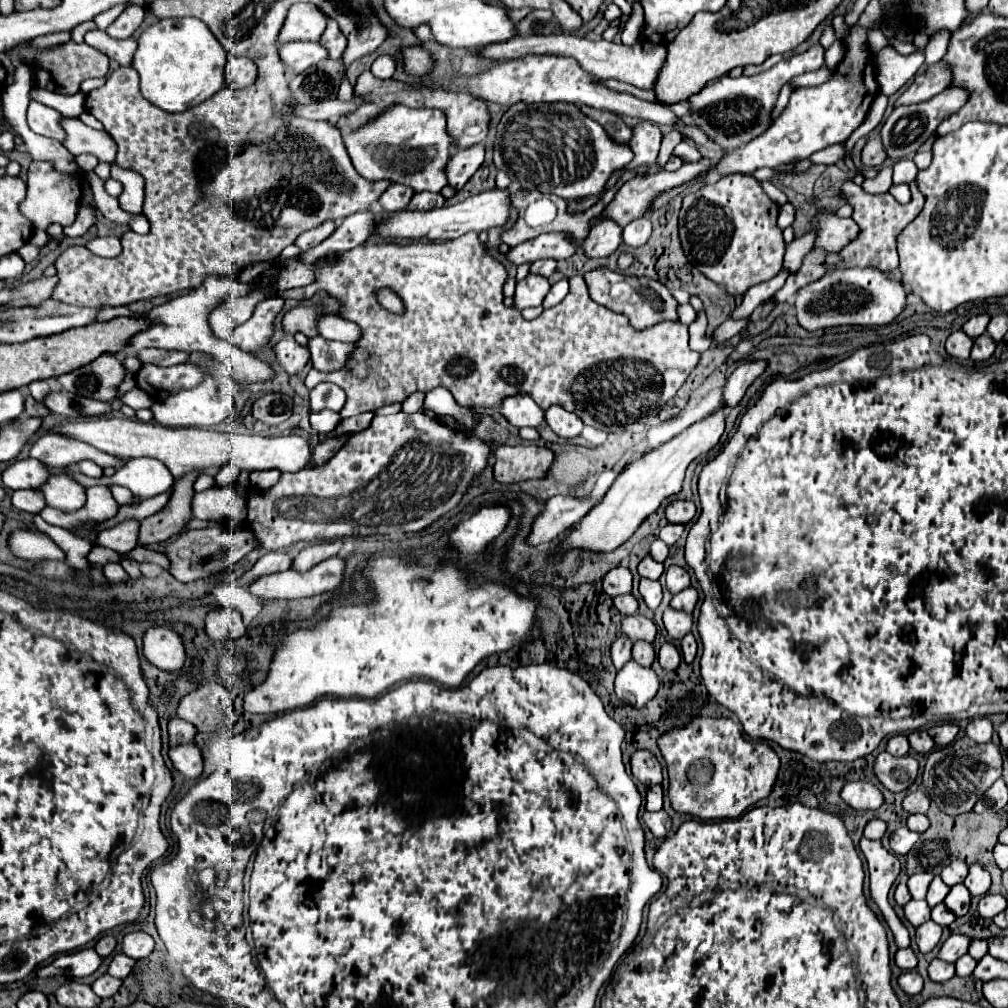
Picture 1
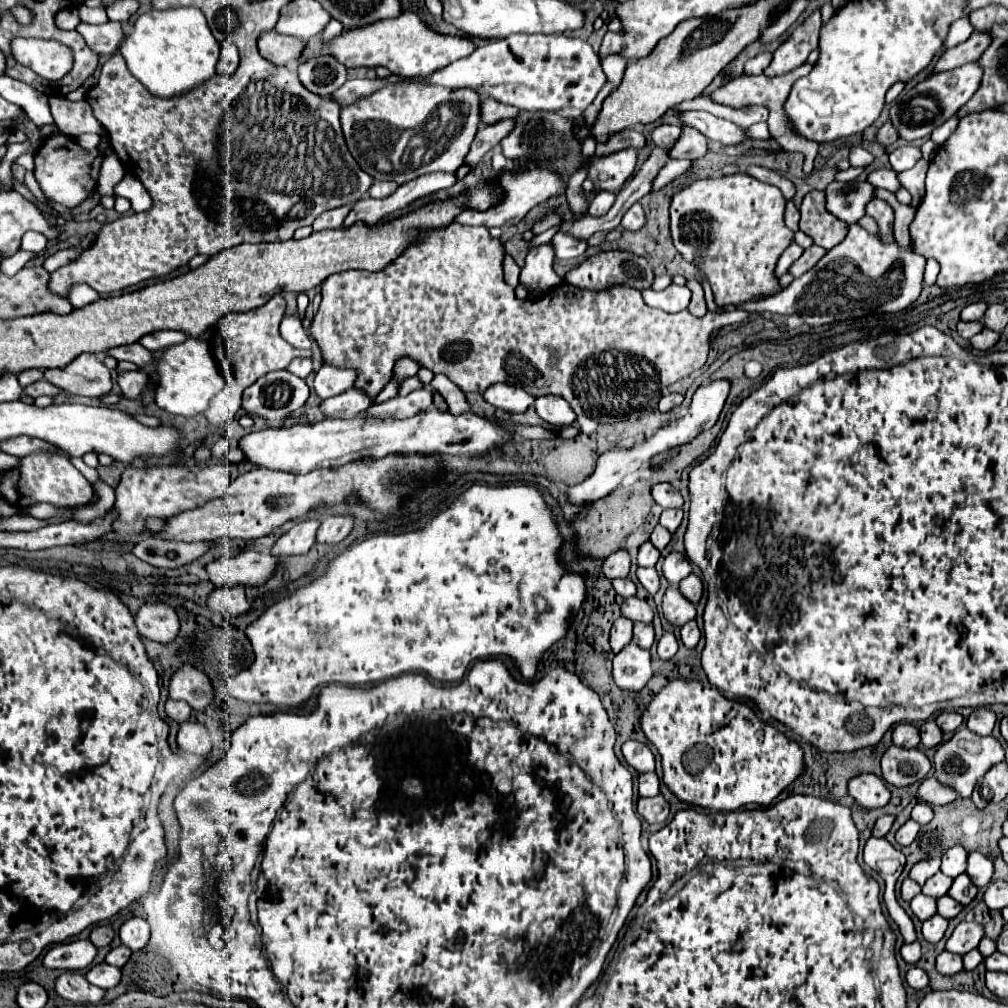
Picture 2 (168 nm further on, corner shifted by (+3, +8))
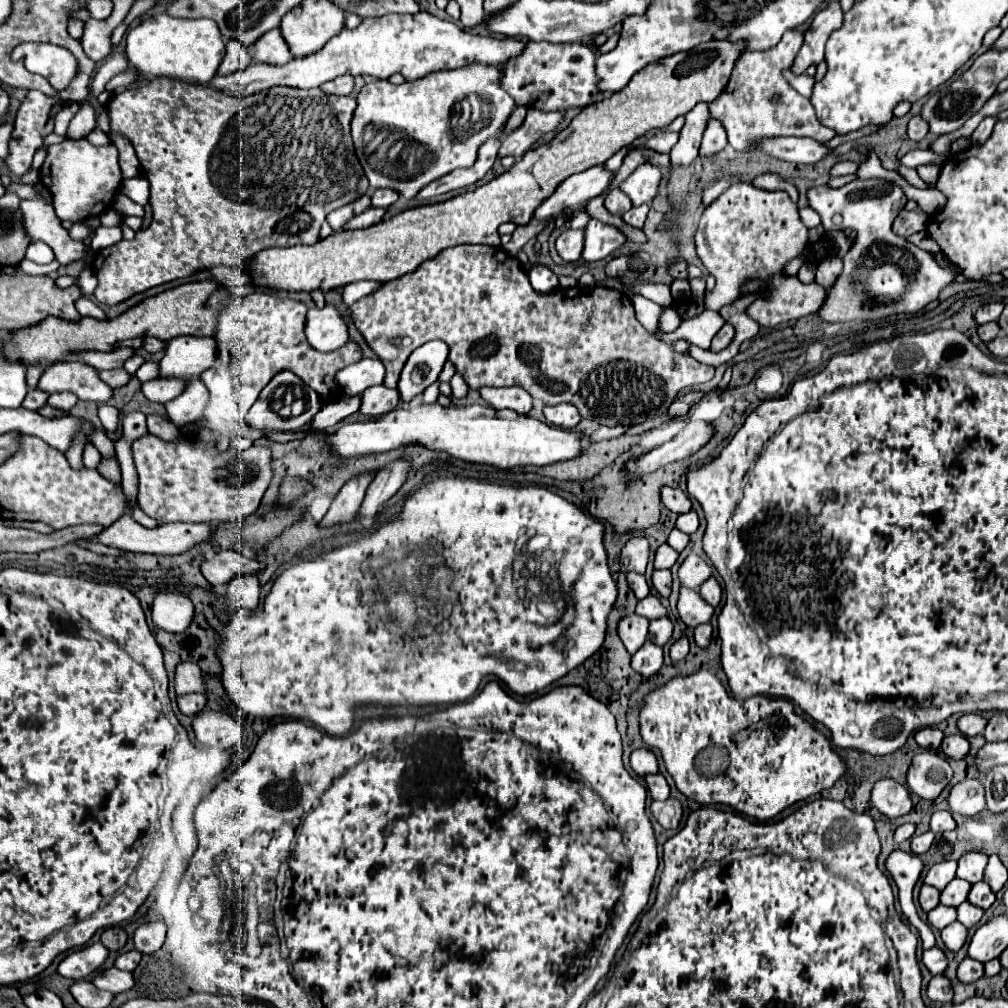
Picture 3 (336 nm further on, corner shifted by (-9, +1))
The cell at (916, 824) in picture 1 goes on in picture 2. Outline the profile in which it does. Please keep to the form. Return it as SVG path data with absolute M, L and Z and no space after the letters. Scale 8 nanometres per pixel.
M918 802L914 808L912 808L912 820L916 820L918 824L928 824L930 820L934 818L934 812L932 812L932 806L926 804L926 802Z

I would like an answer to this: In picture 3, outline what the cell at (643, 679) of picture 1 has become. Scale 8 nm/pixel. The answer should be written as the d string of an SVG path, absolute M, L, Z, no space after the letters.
M646 641L646 645L640 647L640 649L632 655L632 669L634 669L636 673L640 673L642 679L646 679L646 681L660 671L662 663L664 663L662 647L654 645L652 641Z

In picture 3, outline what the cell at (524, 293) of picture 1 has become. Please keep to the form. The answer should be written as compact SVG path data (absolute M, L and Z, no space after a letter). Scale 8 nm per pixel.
M566 229L558 239L556 239L556 251L564 261L580 259L582 253L582 241L584 241L584 229L572 231Z

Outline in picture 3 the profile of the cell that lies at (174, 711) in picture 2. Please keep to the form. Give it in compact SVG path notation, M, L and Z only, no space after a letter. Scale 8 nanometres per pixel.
M198 693L178 697L178 709L188 717L196 717L204 709L204 705L206 705L206 697Z

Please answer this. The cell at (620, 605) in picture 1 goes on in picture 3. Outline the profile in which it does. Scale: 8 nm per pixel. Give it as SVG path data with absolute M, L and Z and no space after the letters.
M628 573L628 575L626 575L626 579L628 579L628 585L630 585L630 589L634 591L636 599L644 599L644 597L648 597L650 589L648 589L648 583L646 583L644 575L638 575L638 573Z

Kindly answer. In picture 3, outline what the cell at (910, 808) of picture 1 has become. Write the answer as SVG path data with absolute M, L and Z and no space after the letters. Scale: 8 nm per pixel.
M964 779L956 783L948 793L948 809L950 813L964 817L978 815L982 809L986 809L982 783L978 779Z

